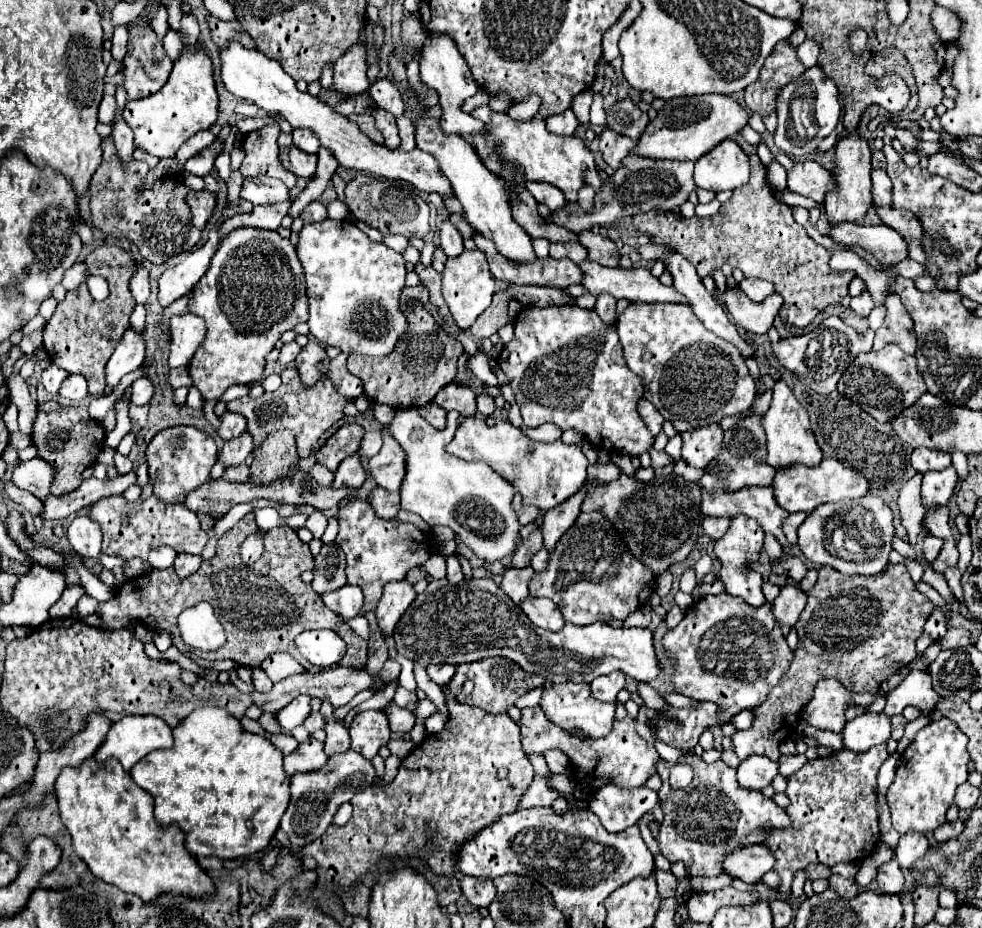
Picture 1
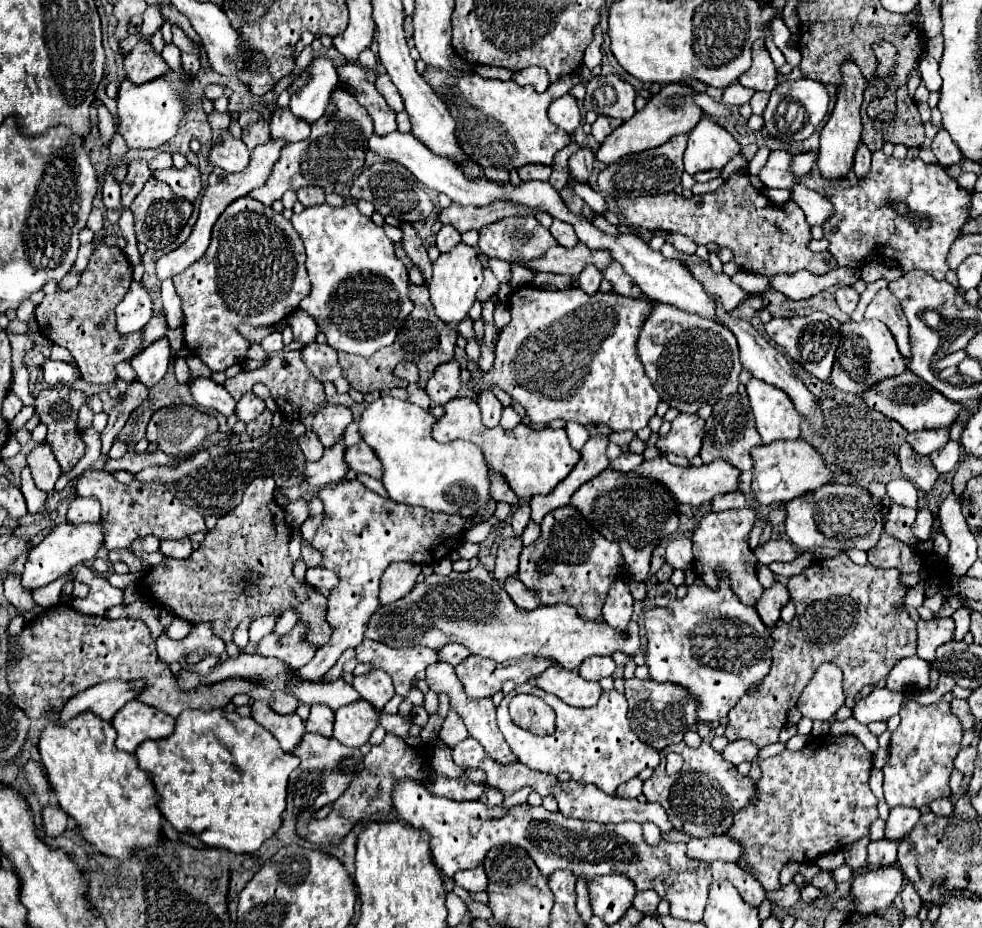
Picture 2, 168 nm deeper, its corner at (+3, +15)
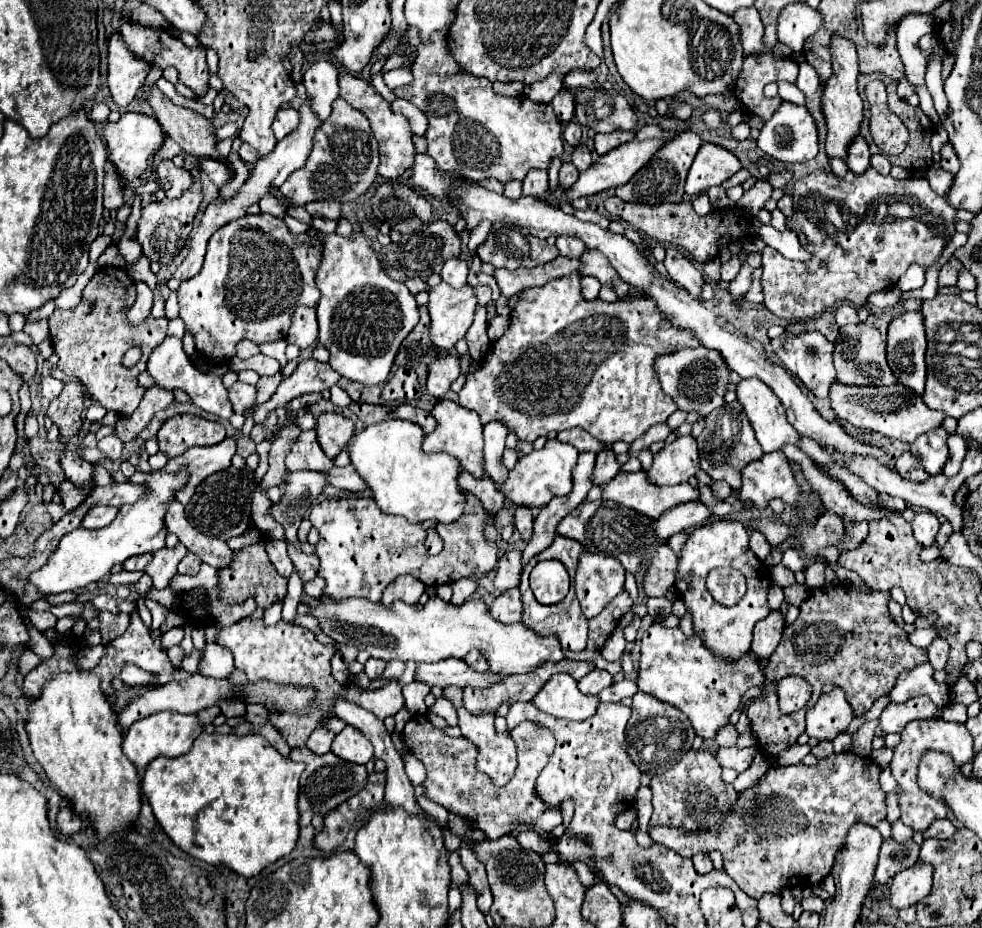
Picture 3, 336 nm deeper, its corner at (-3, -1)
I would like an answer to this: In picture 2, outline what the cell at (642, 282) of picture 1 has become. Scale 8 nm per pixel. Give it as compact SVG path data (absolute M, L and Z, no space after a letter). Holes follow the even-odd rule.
M578 242L574 248L554 246L550 248L542 260L532 260L532 264L522 264L534 272L552 272L552 274L568 274L578 278L586 264L594 264L598 270L604 270L612 262L608 252L590 250L586 244Z

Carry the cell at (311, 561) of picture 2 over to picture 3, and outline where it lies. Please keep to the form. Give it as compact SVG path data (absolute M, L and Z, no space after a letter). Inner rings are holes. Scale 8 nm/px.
M288 546L288 554L290 554L290 558L292 558L294 566L298 568L298 574L300 574L300 578L304 582L308 582L308 580L312 580L316 576L318 564L320 564L320 560L318 560L316 554L310 554L310 556L304 554L304 552L298 554L298 550L294 546Z

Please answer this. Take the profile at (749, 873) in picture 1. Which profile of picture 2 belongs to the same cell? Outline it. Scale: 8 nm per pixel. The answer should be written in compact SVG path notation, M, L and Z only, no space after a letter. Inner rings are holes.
M712 836L712 838L692 838L688 844L688 856L696 860L726 860L726 862L738 862L742 856L742 848L736 840L730 836Z

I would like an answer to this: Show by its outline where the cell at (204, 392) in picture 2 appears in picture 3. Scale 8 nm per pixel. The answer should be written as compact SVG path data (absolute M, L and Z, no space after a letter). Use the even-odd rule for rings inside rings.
M166 338L152 354L150 354L150 360L148 360L148 368L146 372L154 378L154 384L164 388L164 390L176 390L176 388L182 388L184 392L188 392L192 396L192 402L202 408L204 412L208 414L214 414L222 420L228 420L234 410L232 410L232 404L228 400L228 392L226 388L222 386L222 376L228 372L228 366L226 364L218 364L210 374L204 374L200 372L198 368L194 368L194 364L188 360L188 356L184 354L182 350L182 340L178 338Z

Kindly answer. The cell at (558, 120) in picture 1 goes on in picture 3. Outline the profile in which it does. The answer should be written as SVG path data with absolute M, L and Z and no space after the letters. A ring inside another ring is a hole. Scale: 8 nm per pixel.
M568 122L564 126L564 140L566 140L566 144L576 148L580 144L580 140L582 140L582 126L578 122Z

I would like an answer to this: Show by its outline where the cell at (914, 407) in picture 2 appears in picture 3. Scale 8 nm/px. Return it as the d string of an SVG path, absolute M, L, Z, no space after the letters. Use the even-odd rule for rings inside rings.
M834 384L830 390L830 406L838 414L838 418L850 422L860 430L872 430L888 438L896 438L902 442L914 442L918 436L940 428L944 422L944 414L938 410L930 410L922 396L910 390L904 384L894 386L844 386Z

